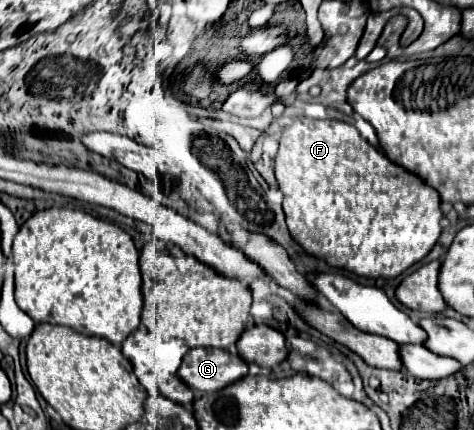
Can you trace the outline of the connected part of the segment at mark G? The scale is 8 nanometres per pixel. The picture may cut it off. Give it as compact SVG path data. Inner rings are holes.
M197 347L183 355L179 377L191 389L211 393L227 387L235 379L247 375L247 363L239 355L231 355L225 349Z

